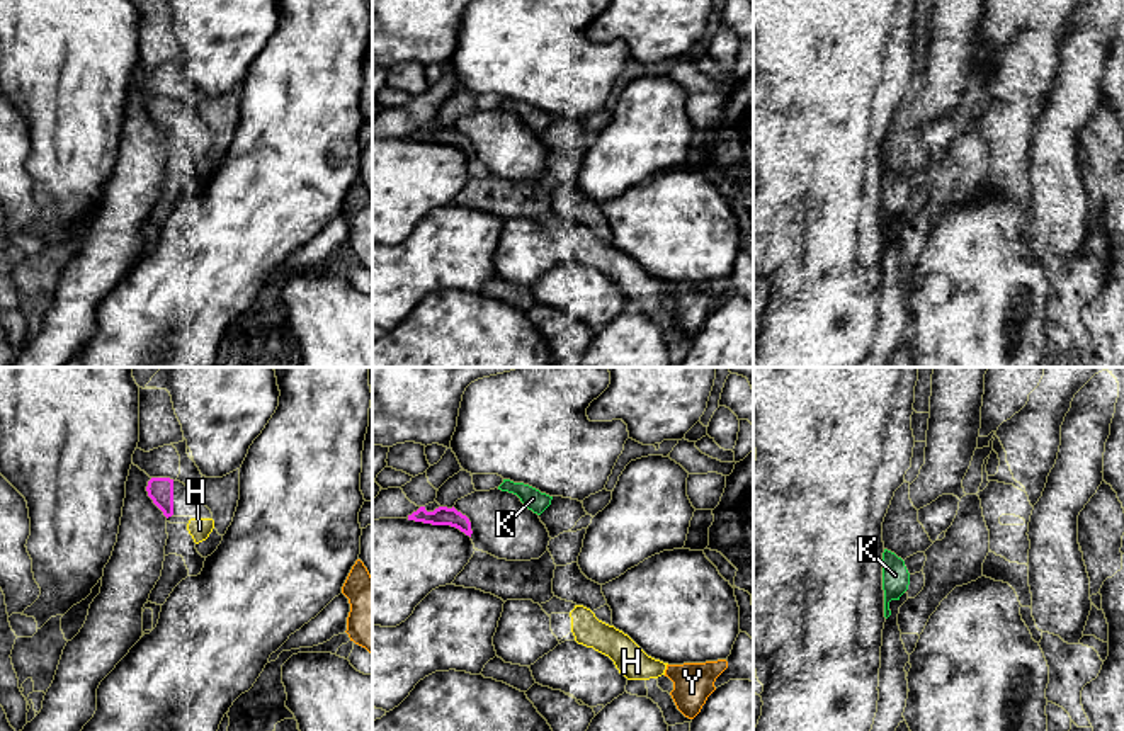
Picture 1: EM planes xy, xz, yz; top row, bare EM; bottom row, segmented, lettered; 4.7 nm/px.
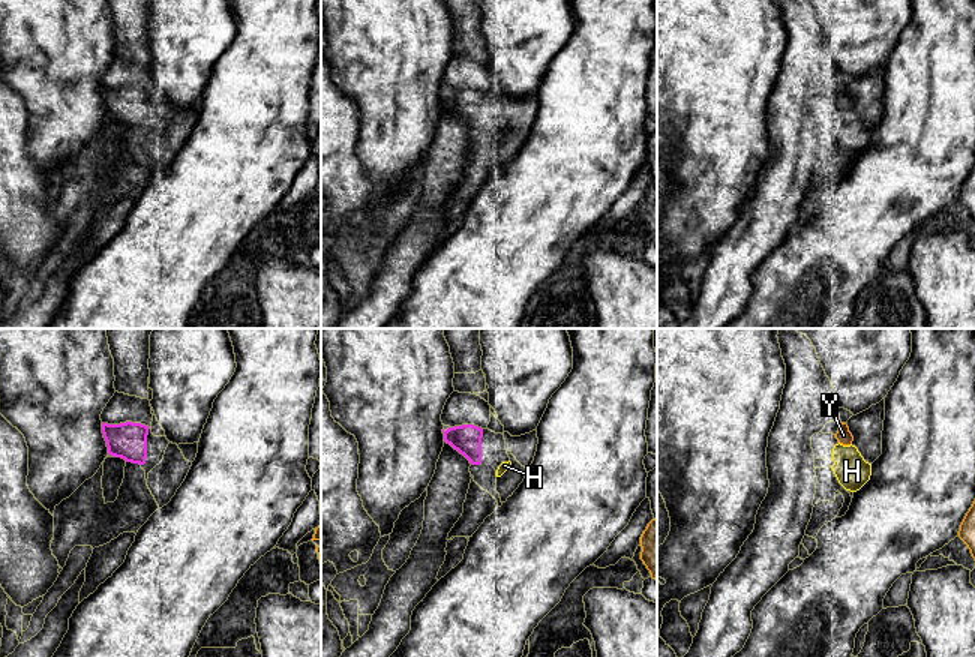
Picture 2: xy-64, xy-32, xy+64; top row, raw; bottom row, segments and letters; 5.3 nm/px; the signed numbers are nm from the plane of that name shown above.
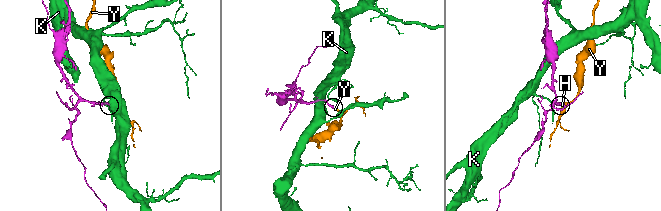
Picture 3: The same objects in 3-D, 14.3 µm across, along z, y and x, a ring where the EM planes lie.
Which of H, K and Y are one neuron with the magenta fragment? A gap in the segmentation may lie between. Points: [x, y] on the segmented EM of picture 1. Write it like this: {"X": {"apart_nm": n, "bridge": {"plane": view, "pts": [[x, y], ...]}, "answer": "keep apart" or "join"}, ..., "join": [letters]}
{"H": {"apart_nm": 90, "bridge": {"plane": "xy", "pts": [[172, 514], [189, 521]]}, "answer": "join"}, "K": {"apart_nm": 200, "bridge": {"plane": "xz", "pts": [[468, 519], [499, 488]]}, "answer": "keep apart"}, "Y": {"apart_nm": 850, "bridge": {"plane": "xy", "pts": [[172, 514], [342, 587]]}, "answer": "keep apart"}, "join": ["H"]}

